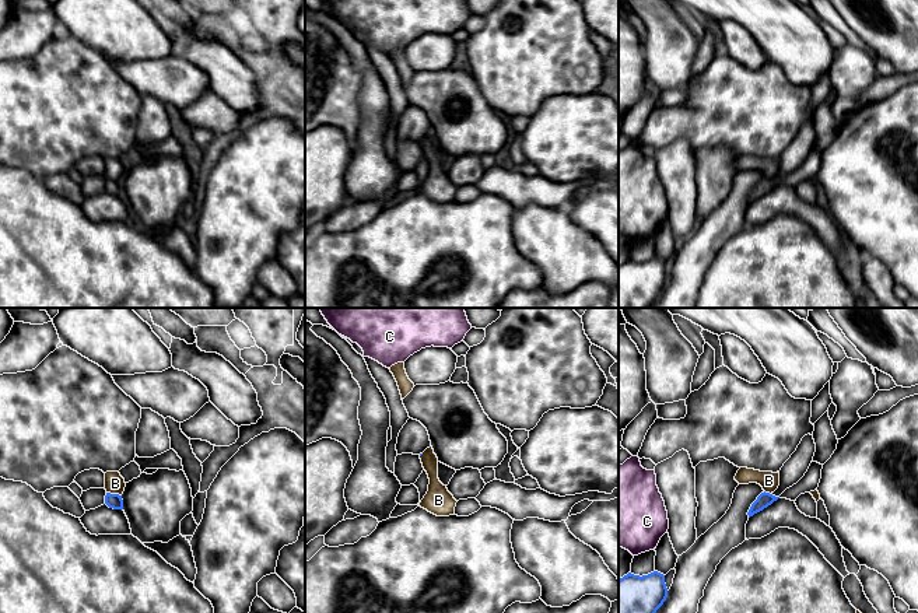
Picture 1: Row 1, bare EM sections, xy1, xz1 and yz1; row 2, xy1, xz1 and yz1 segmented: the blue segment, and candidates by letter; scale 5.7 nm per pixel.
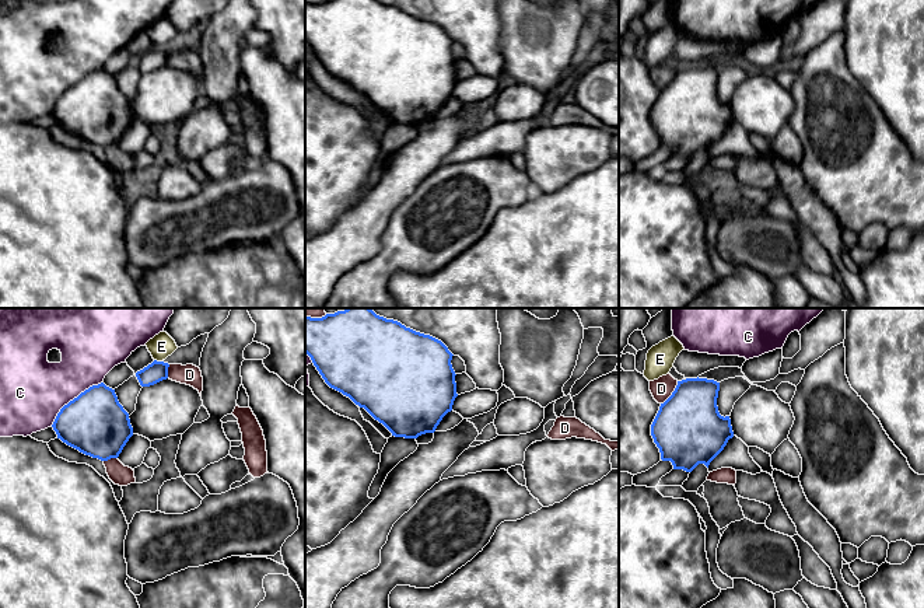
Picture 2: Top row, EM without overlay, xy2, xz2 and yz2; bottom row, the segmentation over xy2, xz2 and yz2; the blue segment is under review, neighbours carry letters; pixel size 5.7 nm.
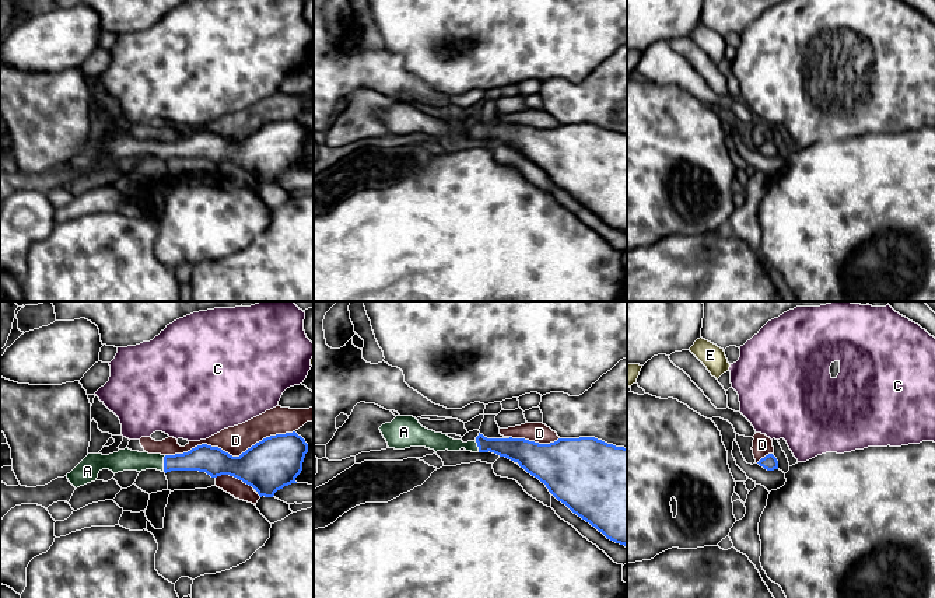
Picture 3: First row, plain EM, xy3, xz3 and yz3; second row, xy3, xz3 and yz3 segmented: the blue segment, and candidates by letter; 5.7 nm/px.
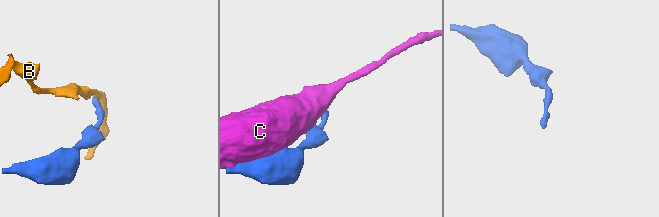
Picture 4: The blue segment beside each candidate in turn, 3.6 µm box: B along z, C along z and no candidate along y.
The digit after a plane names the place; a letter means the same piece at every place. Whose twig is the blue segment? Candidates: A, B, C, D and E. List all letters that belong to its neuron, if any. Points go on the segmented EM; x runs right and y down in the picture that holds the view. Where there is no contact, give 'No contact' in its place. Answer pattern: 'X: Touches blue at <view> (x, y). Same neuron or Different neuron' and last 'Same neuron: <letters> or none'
A: Touches blue at xy3 (164, 464). Same neuron
B: Touches blue at xy1 (114, 494). Different neuron
C: Touches blue at xy2 (73, 399). Different neuron
D: Touches blue at xy3 (230, 455). Different neuron
E: Touches blue at xy2 (158, 362). Different neuron
Same neuron: A

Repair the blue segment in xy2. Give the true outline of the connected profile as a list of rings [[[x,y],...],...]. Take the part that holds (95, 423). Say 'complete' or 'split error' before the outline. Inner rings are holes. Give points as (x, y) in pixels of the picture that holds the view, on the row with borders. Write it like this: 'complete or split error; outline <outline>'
complete; outline [[[104,382],[64,405],[52,427],[63,443],[101,461],[118,458],[133,436],[129,413]]]

